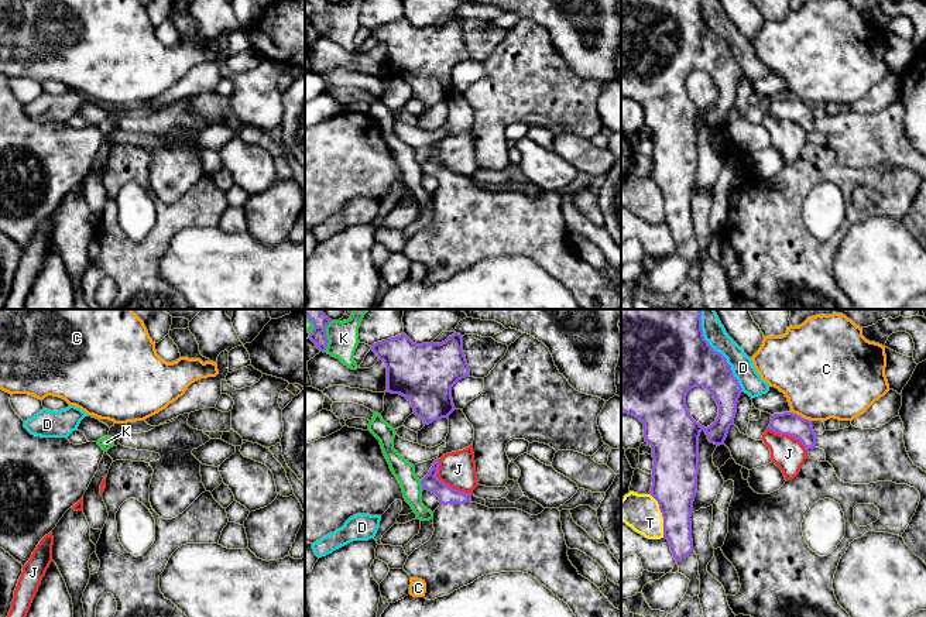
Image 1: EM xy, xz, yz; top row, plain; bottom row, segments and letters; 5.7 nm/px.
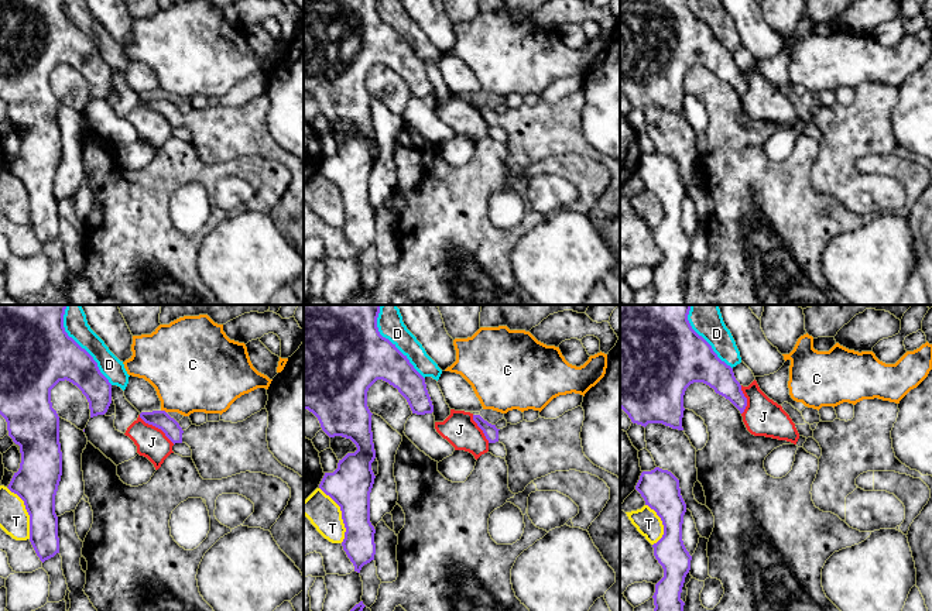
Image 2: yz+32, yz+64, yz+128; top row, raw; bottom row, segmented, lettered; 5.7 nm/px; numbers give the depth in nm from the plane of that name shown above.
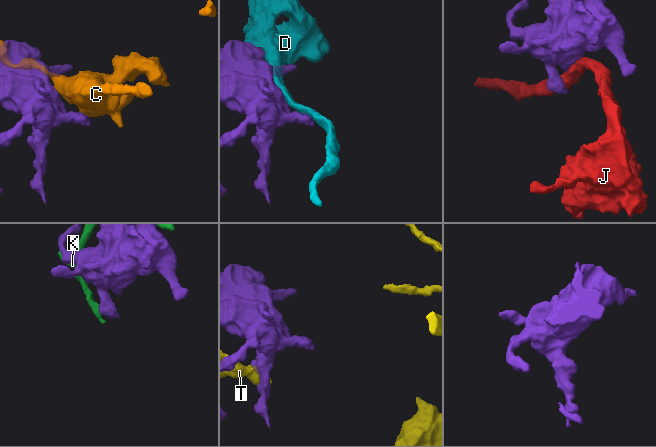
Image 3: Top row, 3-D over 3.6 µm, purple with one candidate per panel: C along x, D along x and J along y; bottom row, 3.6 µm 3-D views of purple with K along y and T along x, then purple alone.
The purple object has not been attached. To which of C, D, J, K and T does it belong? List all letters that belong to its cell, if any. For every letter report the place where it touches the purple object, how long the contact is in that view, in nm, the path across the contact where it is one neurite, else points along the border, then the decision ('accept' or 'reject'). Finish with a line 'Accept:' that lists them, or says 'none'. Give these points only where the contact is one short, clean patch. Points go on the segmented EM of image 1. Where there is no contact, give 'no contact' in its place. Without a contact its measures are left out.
C: meets purple in yz at (799, 415); contact 130 nm long; reject
D: meets purple in yz at (714, 350); contact 500 nm long; reject
J: meets purple in xz at (443, 483); contact 280 nm long; reject
K: meets purple in xz at (421, 483); contact 60 nm long; reject
T: meets purple in yz at (662, 516); contact 260 nm long; border along yz (650, 493), (657, 501), (662, 517), (664, 537); reject
Accept: none

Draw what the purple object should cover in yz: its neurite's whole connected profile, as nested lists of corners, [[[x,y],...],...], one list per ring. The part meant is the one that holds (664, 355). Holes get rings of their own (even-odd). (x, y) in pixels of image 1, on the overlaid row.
[[[621,309],[621,414],[632,415],[644,424],[644,438],[652,448],[654,457],[649,494],[659,504],[663,538],[669,542],[676,562],[693,551],[690,517],[697,491],[700,432],[706,432],[710,443],[724,445],[742,393],[727,359],[704,339],[700,316],[702,309]],[[694,387],[706,388],[718,405],[718,417],[707,428],[696,422],[686,407],[686,395]]]

